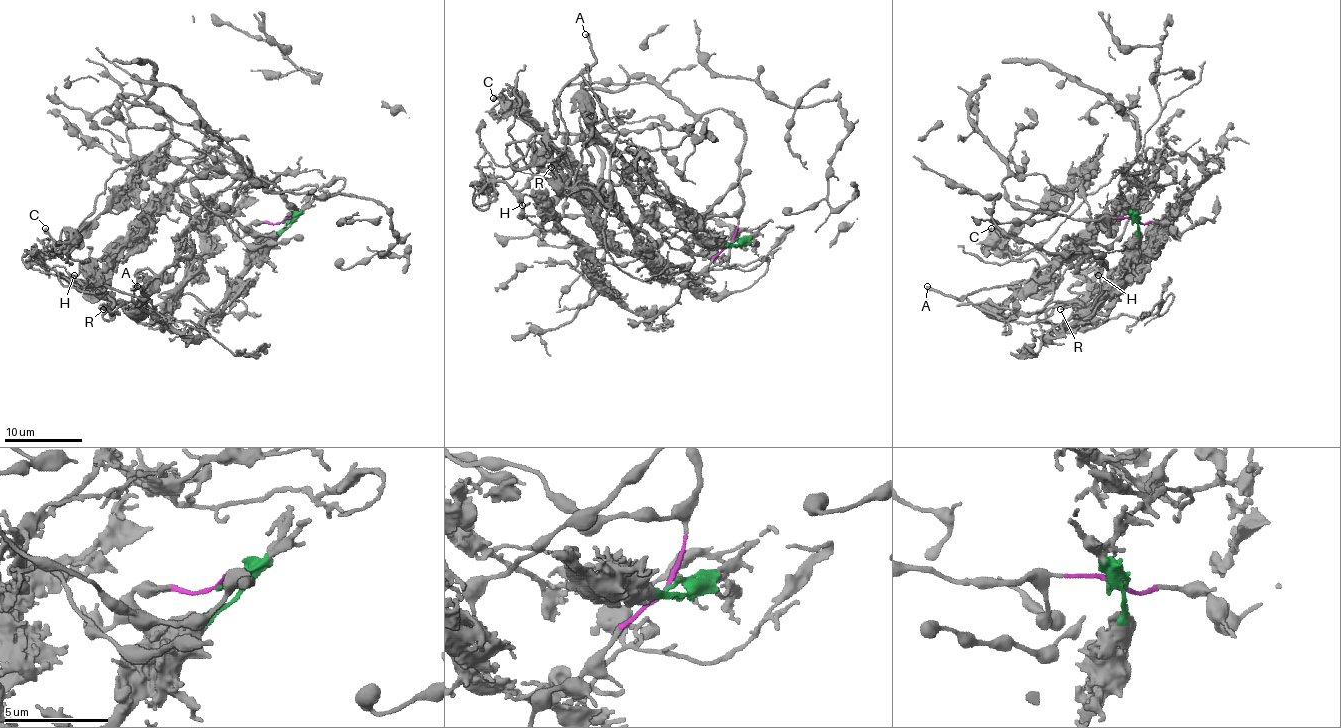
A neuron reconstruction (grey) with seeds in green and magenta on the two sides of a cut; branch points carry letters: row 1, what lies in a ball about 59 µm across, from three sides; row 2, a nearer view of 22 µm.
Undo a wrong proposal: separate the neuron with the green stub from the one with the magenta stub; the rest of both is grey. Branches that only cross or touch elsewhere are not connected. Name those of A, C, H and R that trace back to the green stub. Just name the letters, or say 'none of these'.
A, C, H, R

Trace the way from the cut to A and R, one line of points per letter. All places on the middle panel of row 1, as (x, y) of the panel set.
A: (731, 243), (692, 231), (636, 155), (612, 165), (618, 130), (589, 85), (595, 59), (585, 34)
R: (731, 243), (737, 245), (714, 245), (692, 231), (636, 155), (622, 153), (595, 188), (567, 188), (552, 167)

